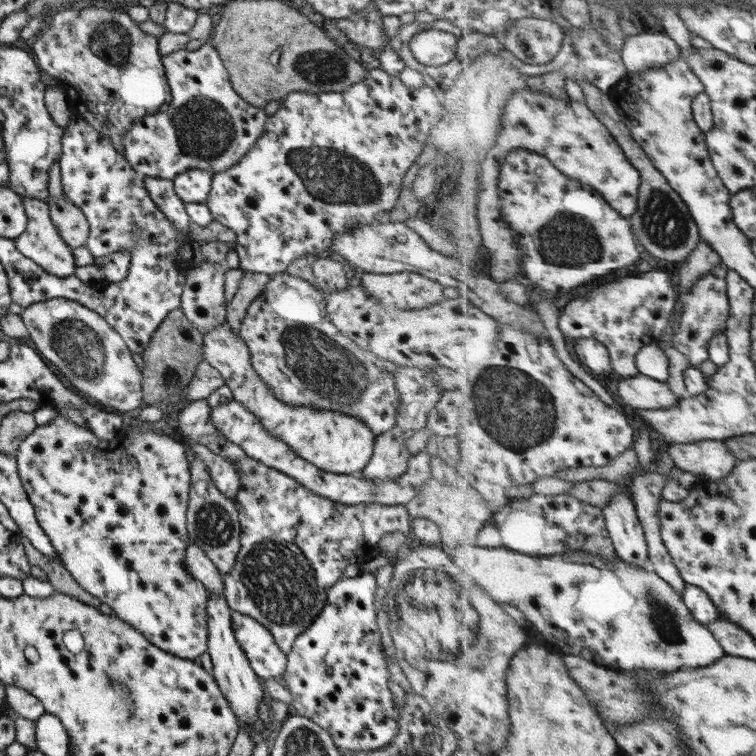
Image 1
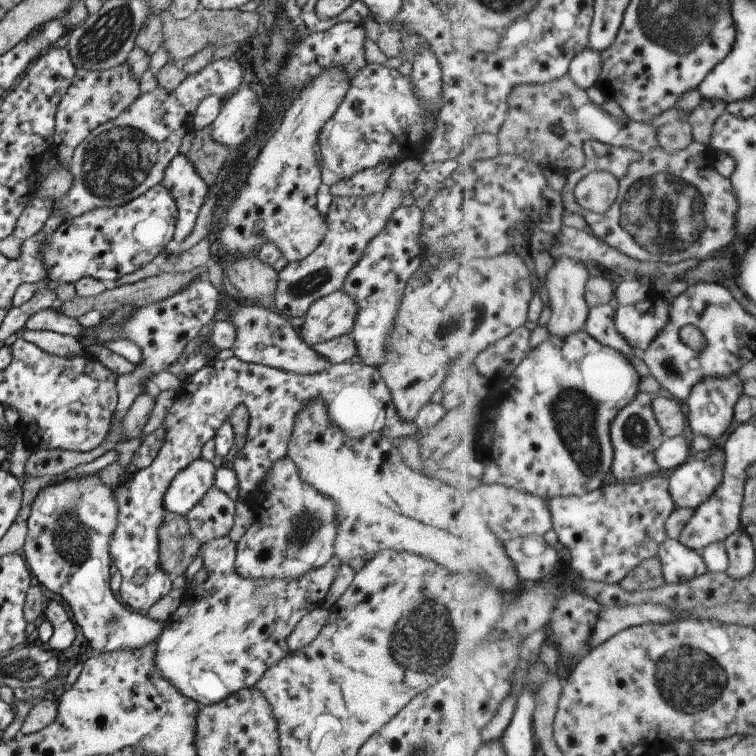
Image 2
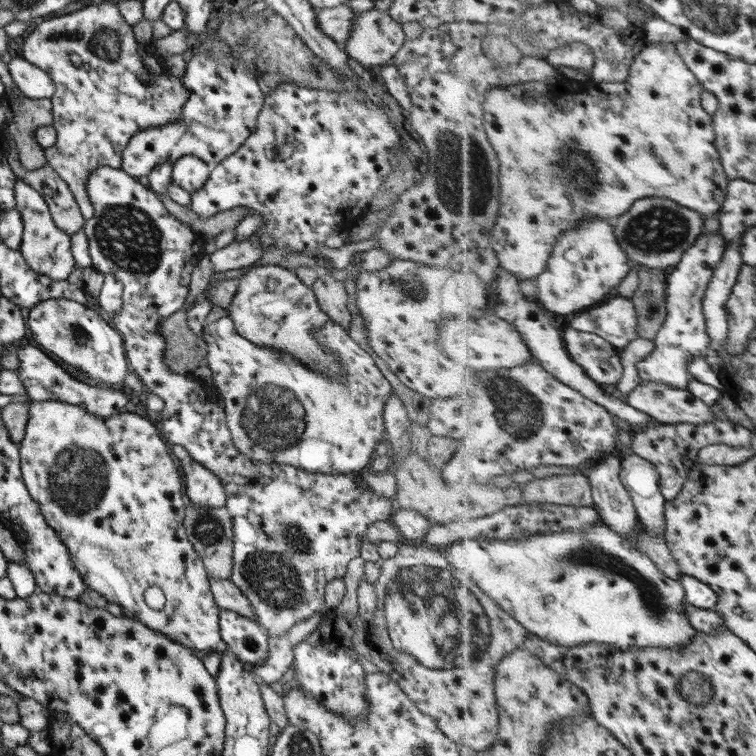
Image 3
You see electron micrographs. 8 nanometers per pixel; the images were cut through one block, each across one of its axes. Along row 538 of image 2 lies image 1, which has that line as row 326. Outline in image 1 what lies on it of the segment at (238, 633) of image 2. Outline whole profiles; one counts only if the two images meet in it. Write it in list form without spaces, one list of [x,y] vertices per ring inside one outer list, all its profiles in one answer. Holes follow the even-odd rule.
[[[227,321],[215,325],[202,336],[201,358],[223,377],[231,398],[242,404],[259,424],[289,447],[299,458],[325,472],[355,474],[370,459],[374,434],[357,417],[339,411],[322,411],[315,407],[293,406],[278,401],[270,388],[253,372],[247,345],[231,332]]]

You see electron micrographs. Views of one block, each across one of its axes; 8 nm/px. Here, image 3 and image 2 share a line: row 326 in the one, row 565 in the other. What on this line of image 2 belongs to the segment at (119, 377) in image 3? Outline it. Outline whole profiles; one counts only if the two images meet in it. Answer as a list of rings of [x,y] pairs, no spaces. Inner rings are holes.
[[[95,474],[63,479],[62,481],[48,484],[41,488],[36,494],[31,506],[30,514],[27,520],[28,531],[25,537],[24,545],[21,549],[23,552],[23,558],[25,559],[25,562],[27,562],[27,566],[29,568],[28,571],[31,576],[34,576],[37,579],[35,583],[43,586],[43,588],[47,588],[49,592],[53,592],[53,594],[57,594],[57,596],[63,598],[63,602],[69,606],[69,610],[71,610],[71,614],[73,614],[72,617],[75,624],[81,628],[83,636],[87,639],[87,642],[91,646],[91,653],[106,653],[117,650],[124,651],[125,649],[133,650],[141,648],[144,644],[147,644],[152,640],[156,640],[163,626],[163,624],[151,620],[145,614],[131,612],[129,608],[122,606],[121,603],[115,599],[113,591],[110,589],[110,564],[112,562],[110,561],[109,539],[110,534],[115,530],[116,522],[118,521],[118,504],[116,503],[116,498],[114,497],[114,488],[115,486],[113,485],[109,486],[103,484]]]

